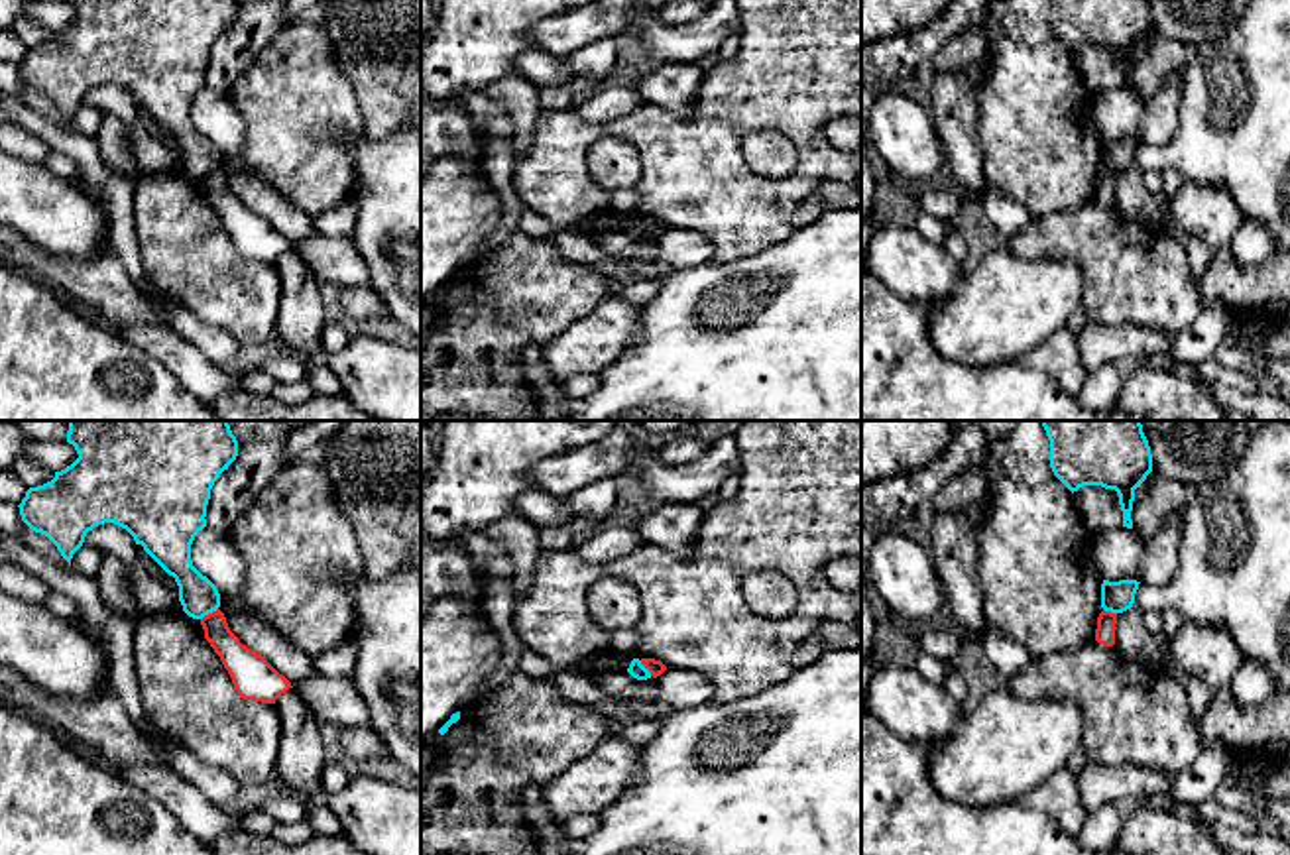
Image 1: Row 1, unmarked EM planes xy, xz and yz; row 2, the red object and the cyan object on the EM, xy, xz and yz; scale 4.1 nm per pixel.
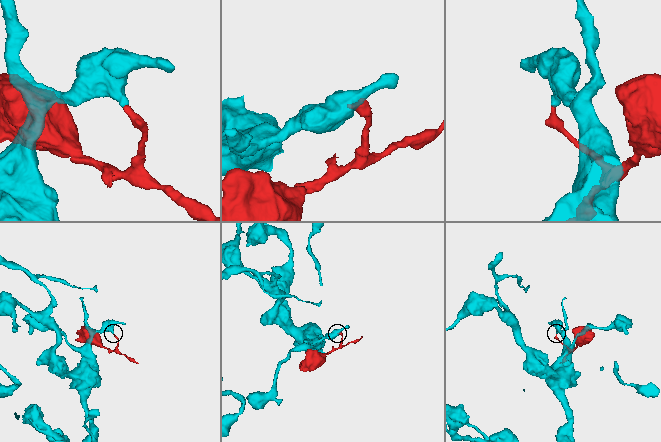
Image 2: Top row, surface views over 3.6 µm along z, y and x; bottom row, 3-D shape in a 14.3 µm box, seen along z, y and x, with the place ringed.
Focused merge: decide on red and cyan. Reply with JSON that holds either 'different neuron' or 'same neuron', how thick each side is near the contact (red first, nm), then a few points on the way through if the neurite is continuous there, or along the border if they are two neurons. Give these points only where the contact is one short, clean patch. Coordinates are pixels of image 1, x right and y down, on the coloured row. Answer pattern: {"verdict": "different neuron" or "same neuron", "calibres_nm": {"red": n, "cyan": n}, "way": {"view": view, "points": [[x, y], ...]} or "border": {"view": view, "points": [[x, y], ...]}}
{"verdict": "different neuron", "calibres_nm": {"red": 140, "cyan": 160}, "border": {"view": "xy", "points": [[217, 608], [201, 620]]}}

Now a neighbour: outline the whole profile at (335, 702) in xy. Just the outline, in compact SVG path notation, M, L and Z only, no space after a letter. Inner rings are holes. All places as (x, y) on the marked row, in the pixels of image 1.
M313 674L295 688L326 731L342 725L370 725L370 710L348 678Z

